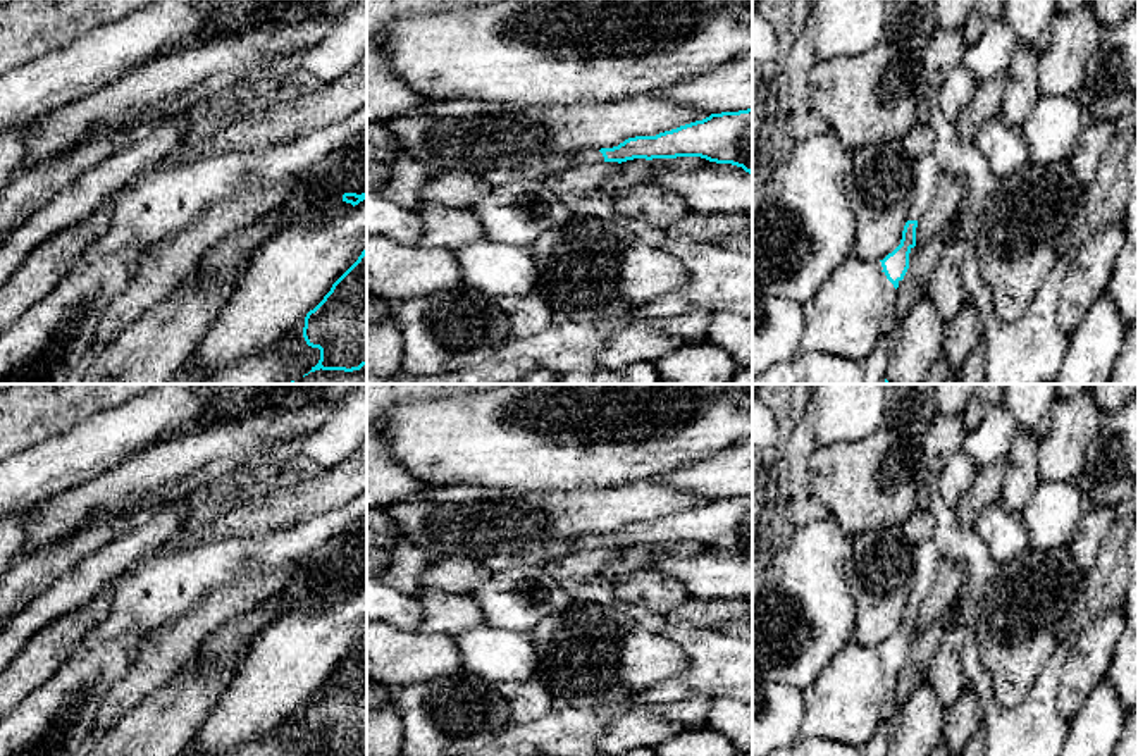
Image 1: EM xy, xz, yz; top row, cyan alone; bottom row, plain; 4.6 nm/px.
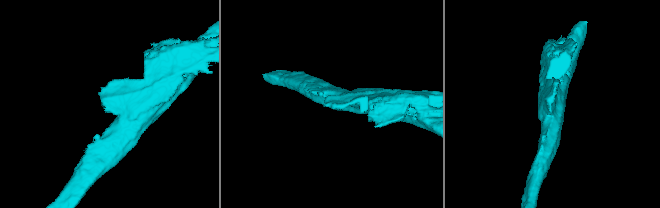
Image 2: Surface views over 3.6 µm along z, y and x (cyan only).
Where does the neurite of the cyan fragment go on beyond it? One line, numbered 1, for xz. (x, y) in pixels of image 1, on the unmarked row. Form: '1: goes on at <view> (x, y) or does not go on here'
1: does not go on here

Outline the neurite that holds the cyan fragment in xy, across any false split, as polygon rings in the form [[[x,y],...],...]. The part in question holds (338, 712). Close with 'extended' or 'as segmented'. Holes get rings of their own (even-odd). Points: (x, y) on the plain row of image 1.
[[[367,634],[306,699],[303,723],[320,735],[312,756],[360,756],[367,751]]] | as segmented

